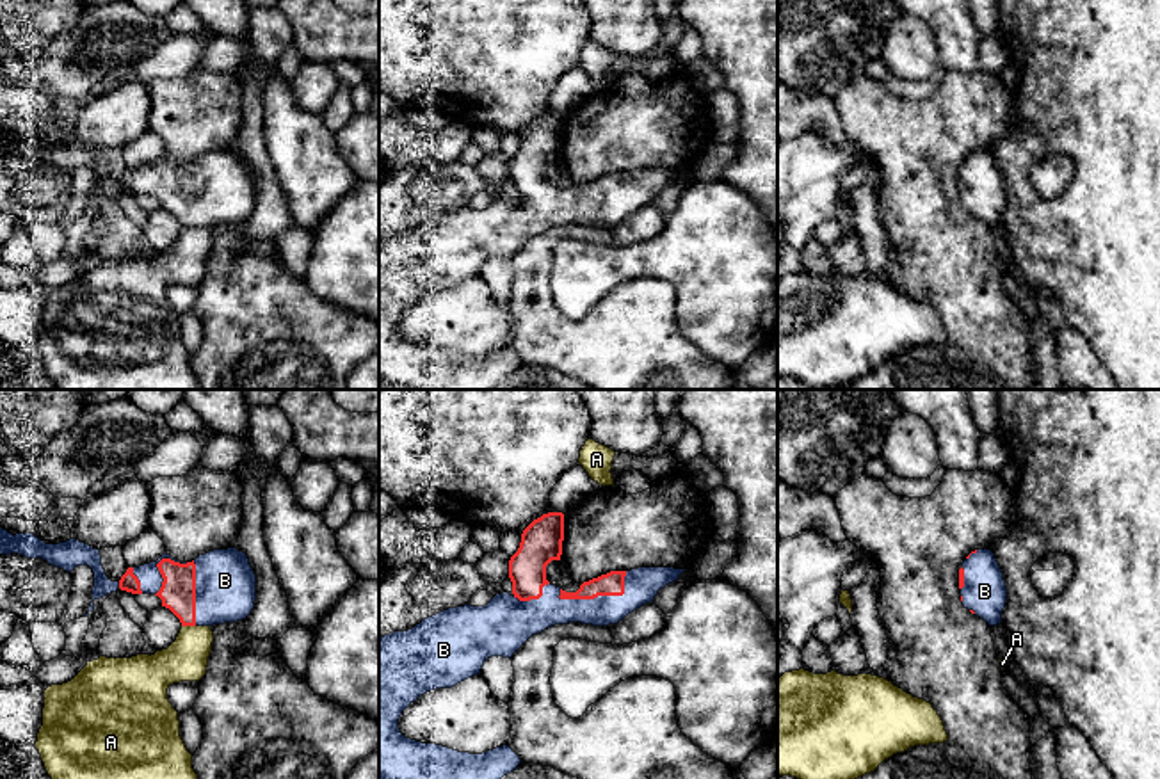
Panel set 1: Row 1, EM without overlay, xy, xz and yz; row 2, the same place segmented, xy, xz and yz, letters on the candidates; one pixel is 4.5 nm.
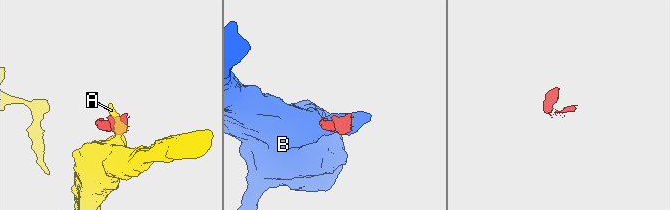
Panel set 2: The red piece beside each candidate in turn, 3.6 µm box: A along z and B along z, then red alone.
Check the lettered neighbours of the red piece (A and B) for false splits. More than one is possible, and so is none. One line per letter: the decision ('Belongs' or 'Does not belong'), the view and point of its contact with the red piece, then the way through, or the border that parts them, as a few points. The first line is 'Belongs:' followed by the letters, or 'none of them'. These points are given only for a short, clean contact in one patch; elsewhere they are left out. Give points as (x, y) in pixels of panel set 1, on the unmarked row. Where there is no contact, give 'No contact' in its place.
Belongs: B
A: Does not belong. Touches red at xy (189, 226). Boundary: xy (182, 226), (194, 228)
B: Belongs. Touches red at xz (600, 196)

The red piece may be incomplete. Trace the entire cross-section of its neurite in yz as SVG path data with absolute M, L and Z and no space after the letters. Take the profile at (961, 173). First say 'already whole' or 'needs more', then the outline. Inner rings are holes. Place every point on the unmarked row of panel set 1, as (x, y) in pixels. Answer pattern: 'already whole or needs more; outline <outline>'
needs more; outline M991 151L971 153L959 171L959 190L964 210L989 228L1002 224L1007 203L1003 174Z

